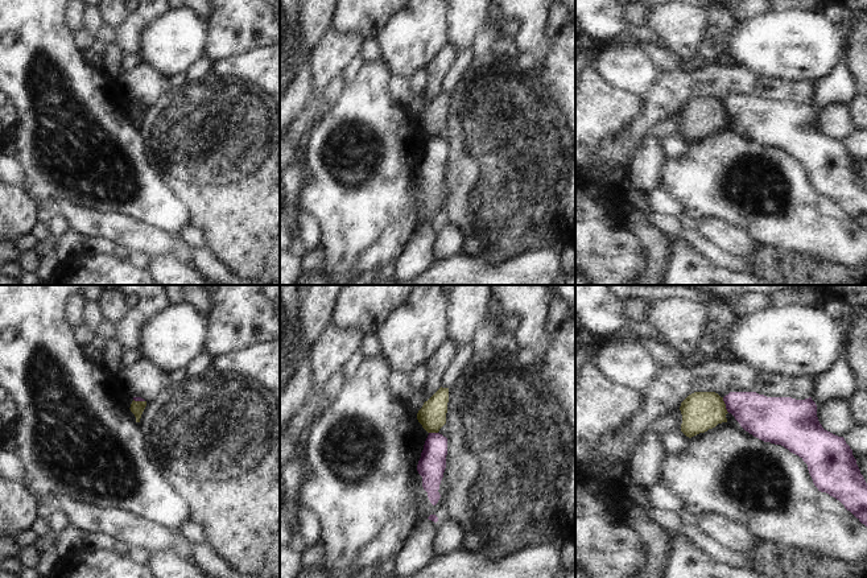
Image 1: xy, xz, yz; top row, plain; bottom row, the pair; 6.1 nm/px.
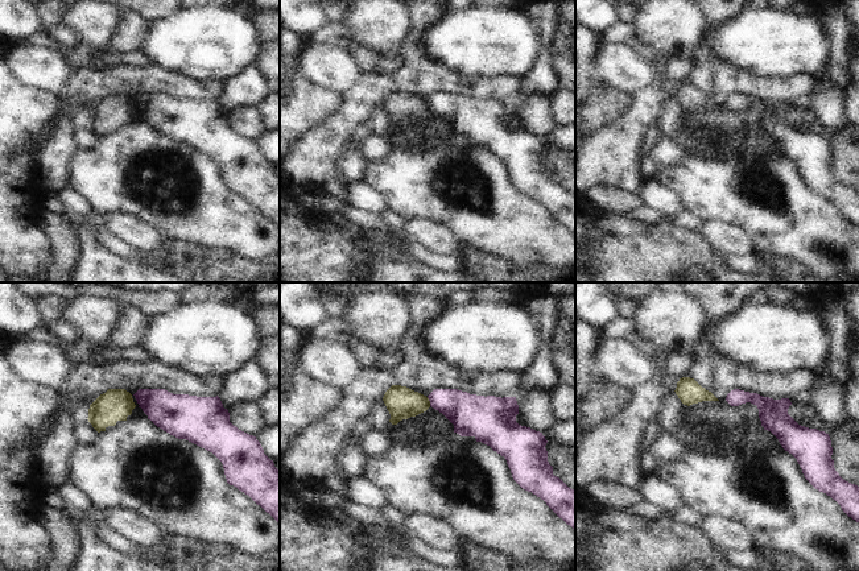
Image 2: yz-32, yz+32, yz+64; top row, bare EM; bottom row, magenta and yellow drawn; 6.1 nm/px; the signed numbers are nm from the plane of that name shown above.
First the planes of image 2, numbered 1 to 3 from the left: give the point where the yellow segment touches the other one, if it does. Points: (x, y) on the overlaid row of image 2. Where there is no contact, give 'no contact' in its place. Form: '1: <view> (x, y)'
1: no contact
2: yz+32 (429, 400)
3: no contact

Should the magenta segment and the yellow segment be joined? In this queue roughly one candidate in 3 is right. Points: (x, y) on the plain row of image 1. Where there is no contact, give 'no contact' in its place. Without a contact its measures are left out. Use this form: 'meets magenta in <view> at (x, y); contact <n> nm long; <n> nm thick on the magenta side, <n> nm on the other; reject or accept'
meets magenta in yz at (726, 110); contact 100 nm long; 260 nm thick on the magenta side, 240 nm on the other; reject

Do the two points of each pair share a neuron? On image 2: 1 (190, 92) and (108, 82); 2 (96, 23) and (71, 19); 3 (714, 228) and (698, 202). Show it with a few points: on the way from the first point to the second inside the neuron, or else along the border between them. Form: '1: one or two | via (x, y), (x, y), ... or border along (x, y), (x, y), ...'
1: one | via (170, 83), (128, 82)
2: one | via (90, 20), (78, 19)
3: two | border along (705, 220), (721, 220), (735, 224), (739, 228)

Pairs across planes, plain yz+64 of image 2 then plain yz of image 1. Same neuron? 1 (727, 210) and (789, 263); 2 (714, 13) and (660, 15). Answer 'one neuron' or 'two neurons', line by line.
1: two neurons
2: two neurons

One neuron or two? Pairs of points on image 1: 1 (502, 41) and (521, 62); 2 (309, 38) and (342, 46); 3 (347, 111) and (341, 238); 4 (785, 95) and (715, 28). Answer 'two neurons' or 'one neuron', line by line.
1: one neuron
2: two neurons
3: one neuron
4: one neuron

